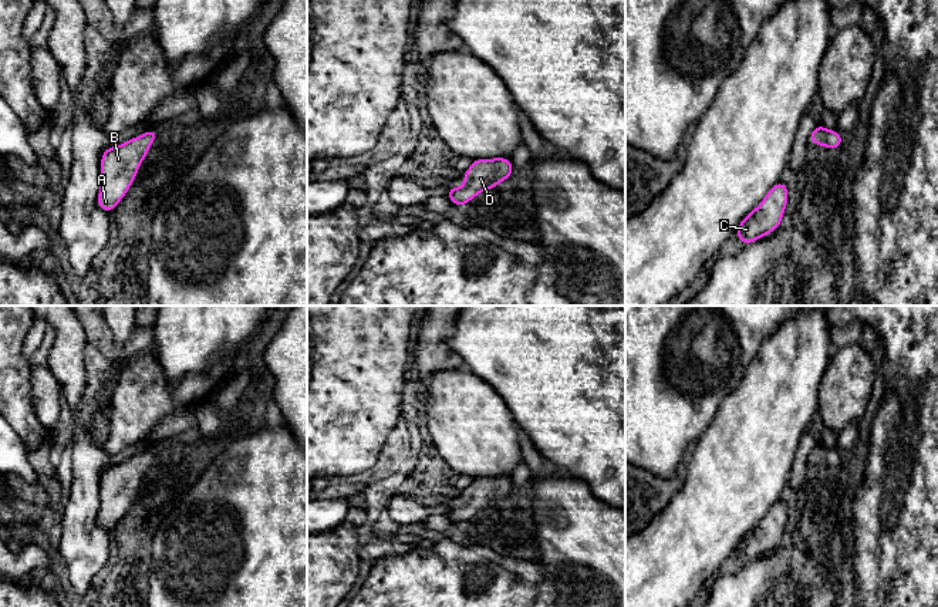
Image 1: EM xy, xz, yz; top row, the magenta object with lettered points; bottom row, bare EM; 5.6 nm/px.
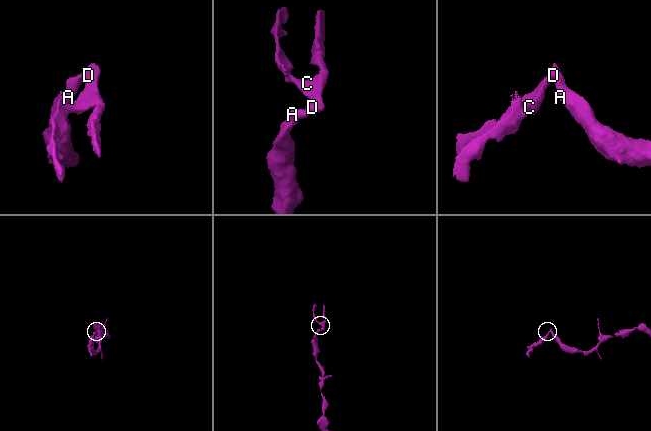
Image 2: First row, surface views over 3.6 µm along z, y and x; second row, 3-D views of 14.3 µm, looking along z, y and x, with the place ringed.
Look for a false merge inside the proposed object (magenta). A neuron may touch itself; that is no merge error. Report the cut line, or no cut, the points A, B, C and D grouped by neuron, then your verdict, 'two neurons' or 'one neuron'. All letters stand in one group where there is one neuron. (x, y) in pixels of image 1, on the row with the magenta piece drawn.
no cut; A B C D; one neuron

